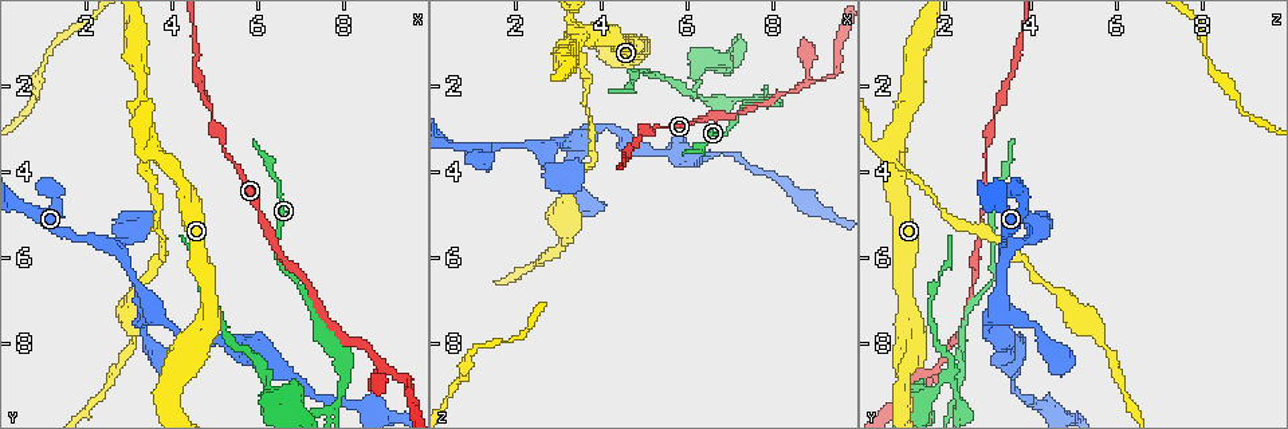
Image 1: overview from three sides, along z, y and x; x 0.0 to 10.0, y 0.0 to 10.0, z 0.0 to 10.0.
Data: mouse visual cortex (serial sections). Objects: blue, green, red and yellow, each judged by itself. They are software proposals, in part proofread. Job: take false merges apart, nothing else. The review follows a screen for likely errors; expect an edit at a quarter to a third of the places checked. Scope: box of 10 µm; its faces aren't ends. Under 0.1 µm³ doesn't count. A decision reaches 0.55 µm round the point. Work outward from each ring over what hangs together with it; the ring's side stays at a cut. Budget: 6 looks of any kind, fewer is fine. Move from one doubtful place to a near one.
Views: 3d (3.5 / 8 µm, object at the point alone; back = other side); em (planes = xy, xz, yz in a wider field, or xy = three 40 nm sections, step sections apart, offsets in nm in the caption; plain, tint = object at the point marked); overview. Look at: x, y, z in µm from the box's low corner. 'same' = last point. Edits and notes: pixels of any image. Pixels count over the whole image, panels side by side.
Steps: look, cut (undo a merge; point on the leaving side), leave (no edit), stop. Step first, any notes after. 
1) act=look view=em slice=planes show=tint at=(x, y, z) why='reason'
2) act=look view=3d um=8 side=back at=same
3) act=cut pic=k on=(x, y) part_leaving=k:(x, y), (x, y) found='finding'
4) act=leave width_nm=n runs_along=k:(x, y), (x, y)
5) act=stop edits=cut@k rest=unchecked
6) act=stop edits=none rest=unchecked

act=look view=3d um=3.5 at=(3.65, 7.30, 3.30) why='thick turns thin'

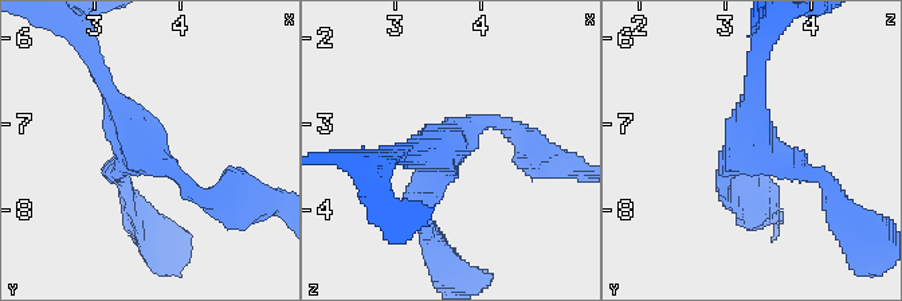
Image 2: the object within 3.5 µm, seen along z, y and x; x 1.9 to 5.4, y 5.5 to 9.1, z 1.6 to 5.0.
act=look view=em slice=xy step=5 show=tint at=(3.55, 7.25, 3.25) arms=3 arm_widths_nm=200,200,200

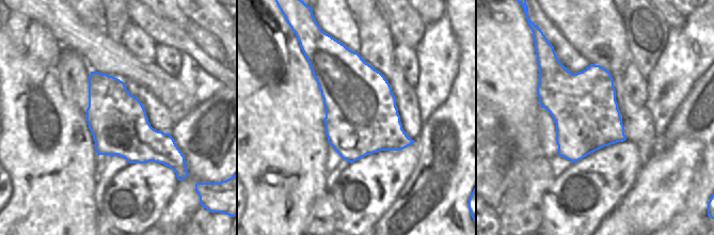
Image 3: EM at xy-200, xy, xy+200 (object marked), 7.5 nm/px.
act=leave runs_along=2:(98, 73), (144, 148), (210, 202) found='all the same cell'

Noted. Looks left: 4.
act=look view=3d um=3.5 at=(3.55, 3.65, 0.85) why='four-way junction'

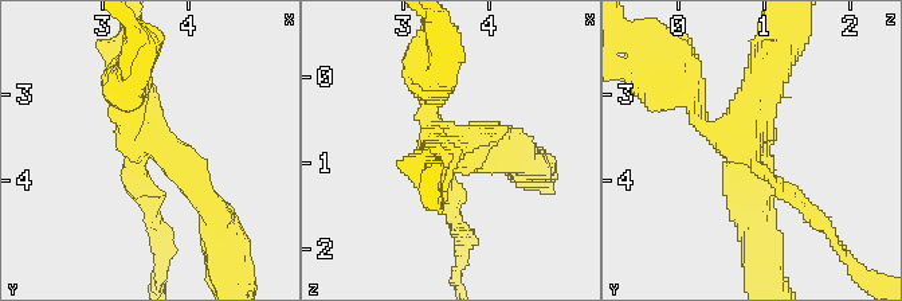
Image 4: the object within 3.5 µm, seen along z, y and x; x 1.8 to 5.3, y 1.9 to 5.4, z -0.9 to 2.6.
act=look view=em slice=xy step=3 show=tint at=(3.55, 3.55, 0.80) arms=4 arm_widths_nm=150,200,350,350

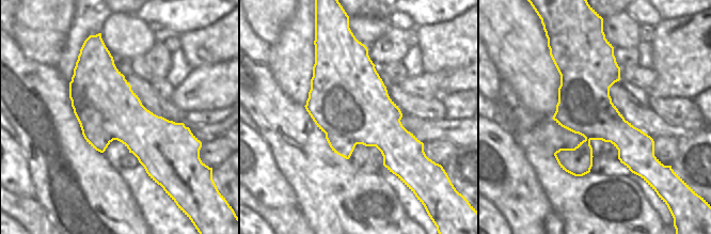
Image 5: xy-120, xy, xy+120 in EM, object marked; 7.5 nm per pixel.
act=cut pic=4 on=(780, 191) border=5:(81, 126), (98, 125), (114, 139) found='two cells meet here'

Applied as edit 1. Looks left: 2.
act=stop edits=cut@4 rest=unchecked

